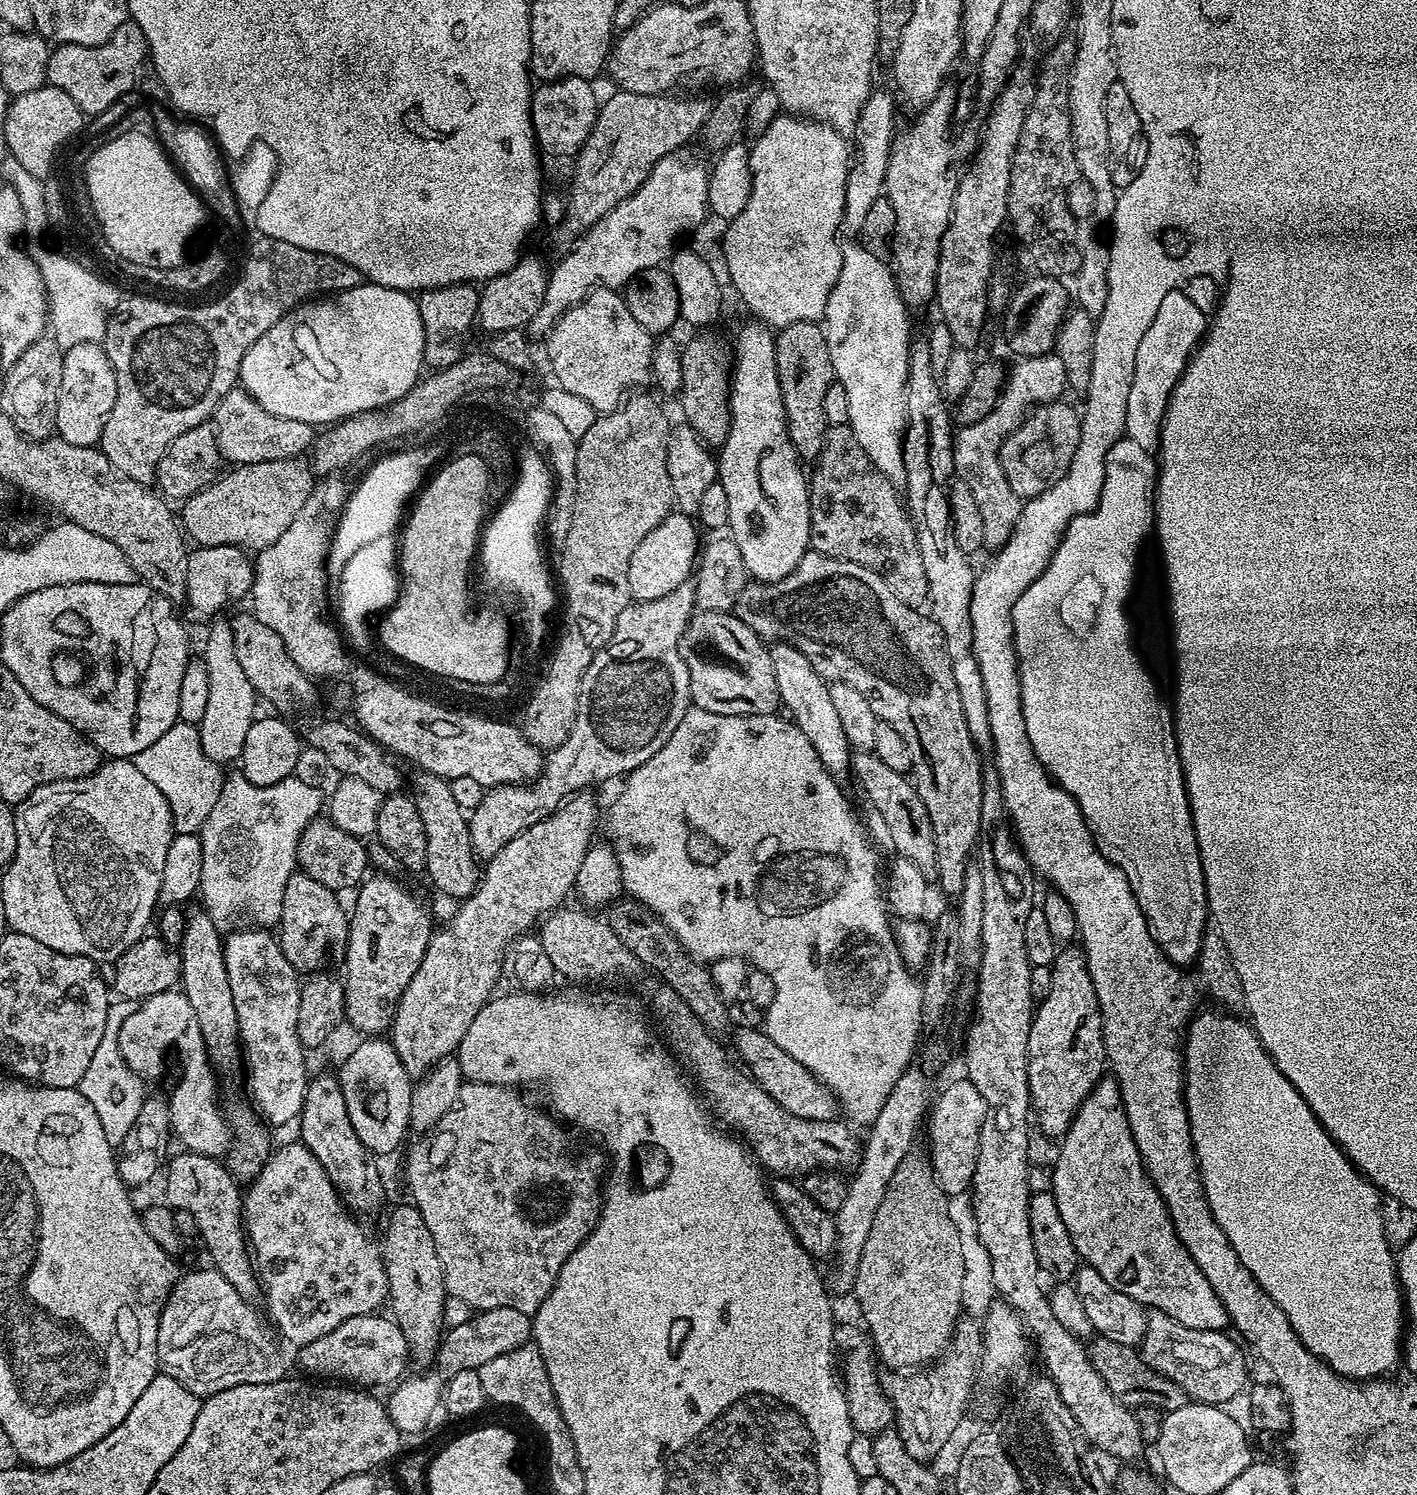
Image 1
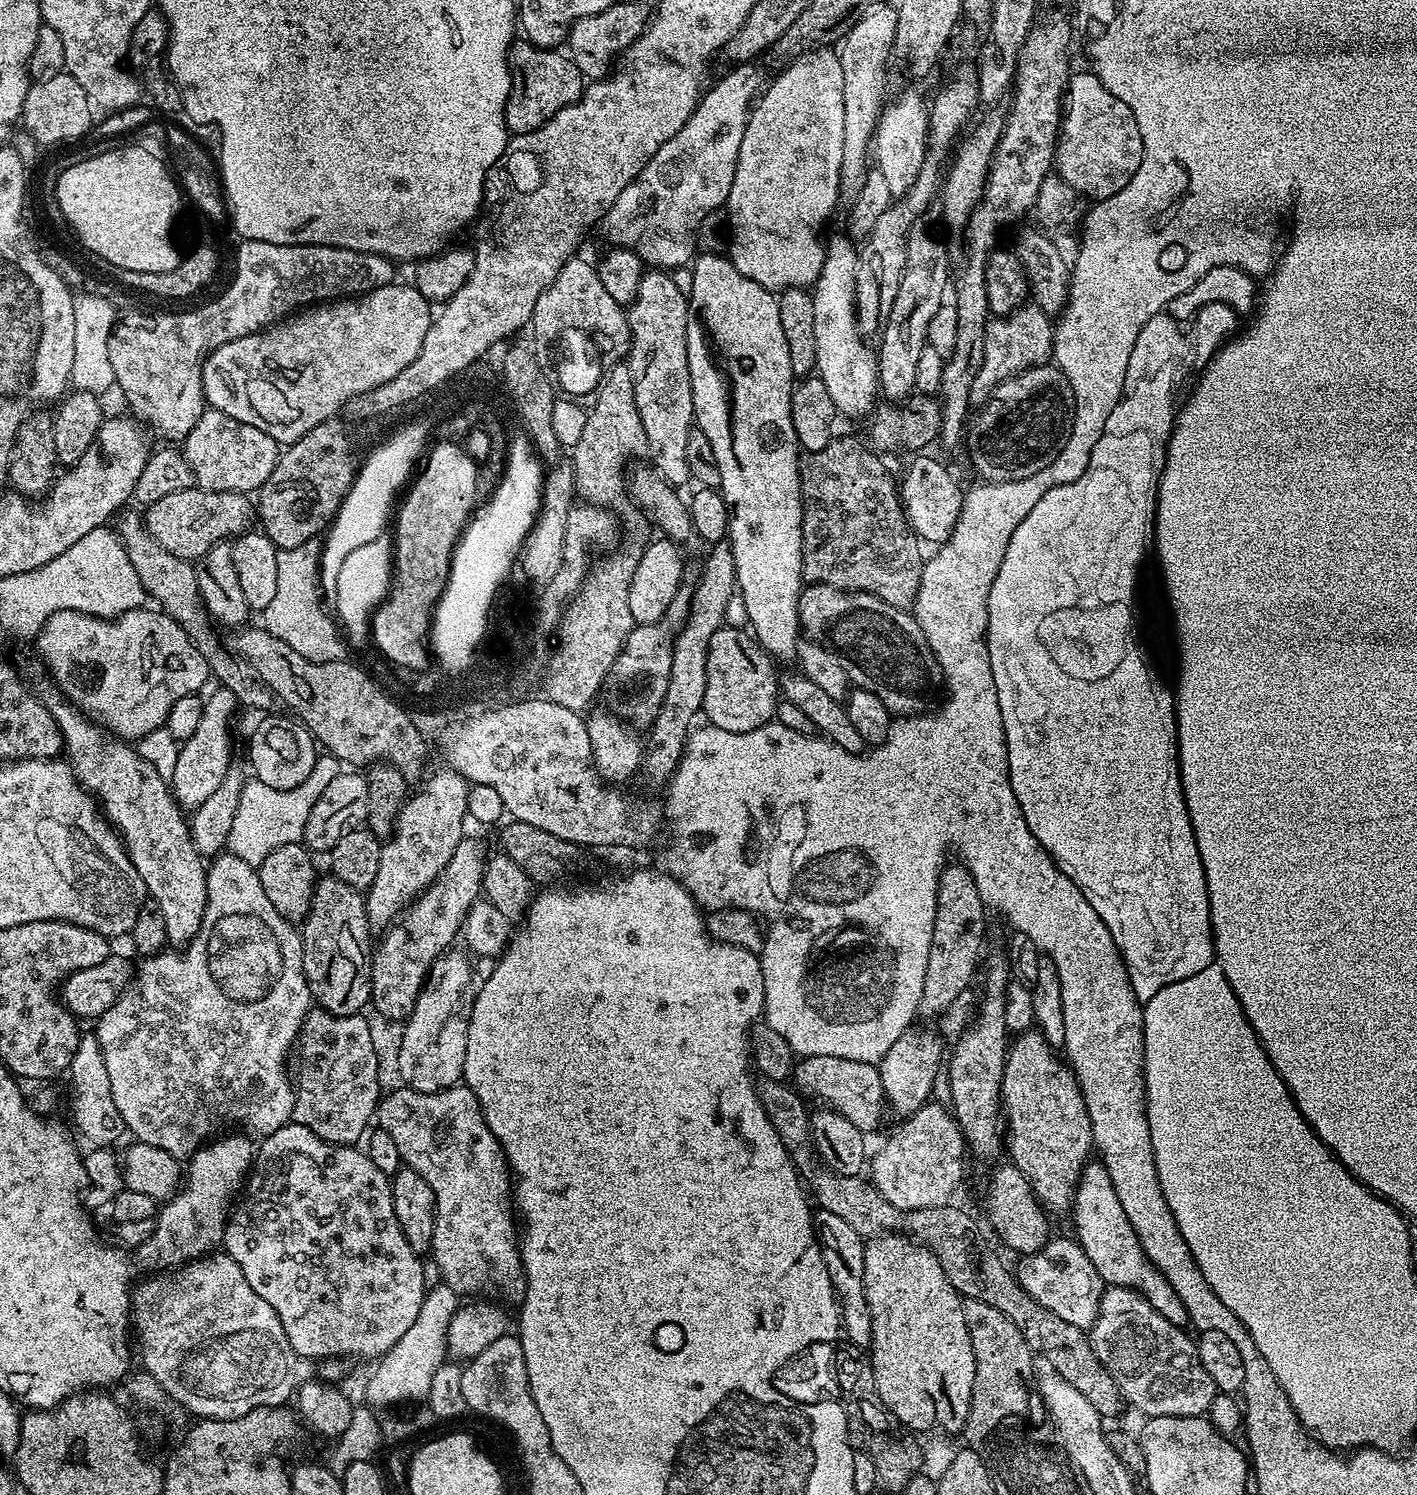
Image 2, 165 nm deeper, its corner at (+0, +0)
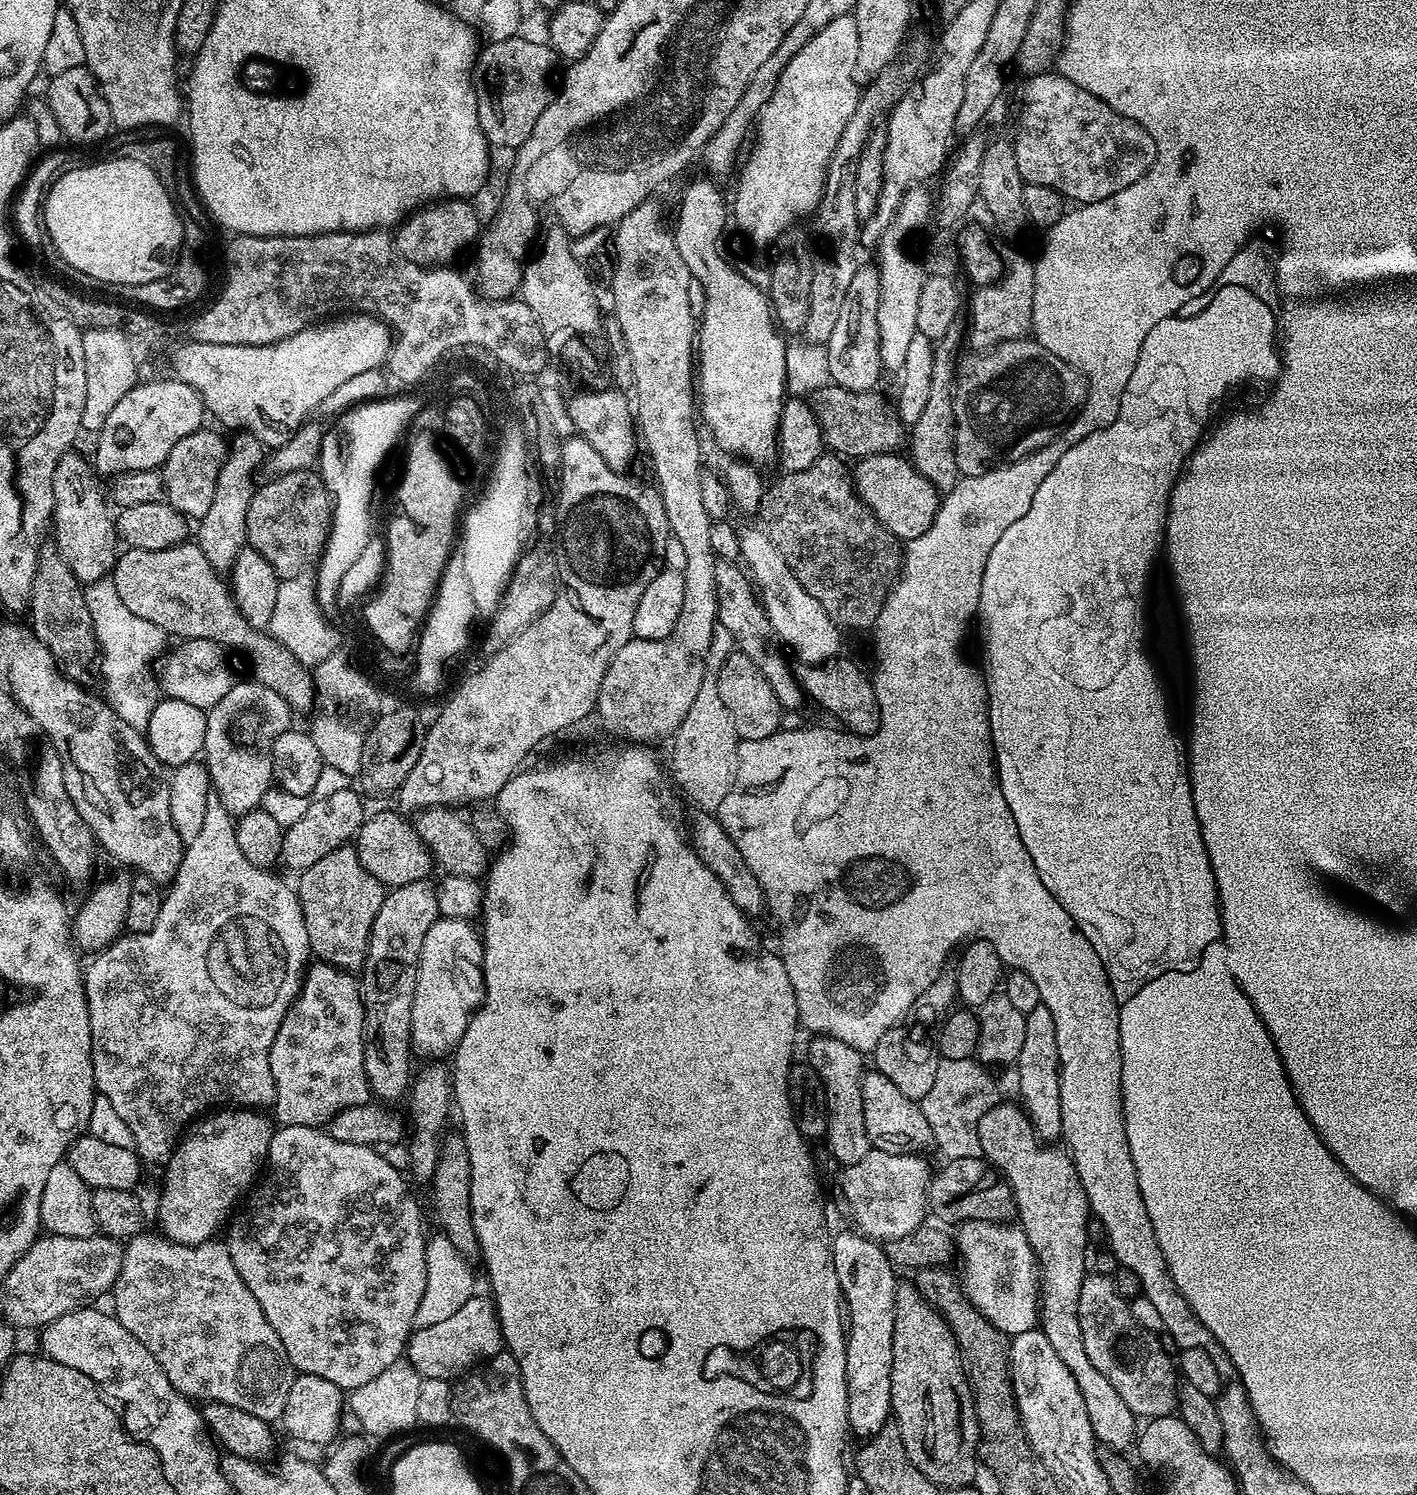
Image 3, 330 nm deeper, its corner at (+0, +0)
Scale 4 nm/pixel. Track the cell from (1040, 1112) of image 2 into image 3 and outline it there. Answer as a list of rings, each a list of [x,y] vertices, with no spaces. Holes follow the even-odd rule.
[[[999,1102],[993,1108],[986,1110],[978,1122],[977,1138],[983,1159],[987,1160],[1012,1188],[1012,1197],[1016,1203],[1015,1219],[1018,1221],[1018,1227],[1023,1230],[1024,1237],[1028,1239],[1028,1245],[1036,1254],[1038,1276],[1042,1281],[1042,1291],[1038,1296],[1038,1328],[1046,1334],[1050,1346],[1054,1346],[1054,1354],[1058,1354],[1062,1366],[1066,1366],[1066,1370],[1078,1384],[1097,1441],[1106,1448],[1126,1450],[1124,1448],[1130,1447],[1131,1444],[1133,1447],[1137,1439],[1138,1418],[1132,1413],[1130,1406],[1122,1402],[1118,1390],[1110,1386],[1109,1380],[1103,1374],[1098,1374],[1098,1366],[1090,1362],[1090,1358],[1086,1355],[1086,1345],[1082,1343],[1082,1326],[1078,1322],[1078,1294],[1082,1290],[1082,1282],[1086,1275],[1084,1251],[1088,1248],[1088,1220],[1090,1221],[1088,1199],[1082,1190],[1082,1182],[1072,1164],[1071,1155],[1063,1147],[1052,1148],[1056,1146],[1045,1146],[1041,1143],[1036,1129],[1032,1127],[1032,1121],[1015,1103],[1013,1104]]]

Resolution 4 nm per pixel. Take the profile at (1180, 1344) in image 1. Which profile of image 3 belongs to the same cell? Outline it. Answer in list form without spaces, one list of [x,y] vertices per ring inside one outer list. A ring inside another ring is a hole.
[[[1108,1274],[1085,1275],[1082,1282],[1082,1290],[1078,1294],[1078,1322],[1082,1326],[1082,1343],[1086,1345],[1086,1355],[1094,1366],[1098,1366],[1098,1374],[1103,1374],[1110,1386],[1118,1390],[1122,1402],[1130,1406],[1137,1418],[1151,1418],[1153,1416],[1171,1416],[1177,1411],[1179,1398],[1178,1368],[1168,1357],[1166,1349],[1160,1345],[1160,1340],[1152,1332],[1147,1332],[1142,1325],[1136,1321],[1134,1313],[1128,1309],[1126,1301],[1120,1297],[1116,1284]]]

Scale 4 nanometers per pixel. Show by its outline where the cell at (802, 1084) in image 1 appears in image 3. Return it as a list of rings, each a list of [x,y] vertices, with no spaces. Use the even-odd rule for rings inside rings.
[[[870,1070],[861,1077],[860,1092],[863,1094],[863,1120],[866,1122],[867,1138],[869,1145],[880,1152],[893,1152],[894,1154],[902,1154],[910,1152],[913,1154],[925,1151],[926,1146],[930,1146],[932,1134],[930,1125],[926,1121],[926,1117],[920,1110],[919,1103],[905,1097],[898,1086],[894,1082],[890,1082],[881,1072]]]

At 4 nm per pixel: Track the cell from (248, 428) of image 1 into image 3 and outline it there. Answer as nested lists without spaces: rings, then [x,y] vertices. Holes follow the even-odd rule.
[[[208,426],[201,427],[194,434],[186,434],[186,438],[174,442],[174,450],[170,450],[162,465],[164,500],[186,518],[204,516],[206,510],[210,510],[210,502],[214,502],[214,486],[218,482],[218,470],[225,455],[226,440],[218,433],[211,432]]]

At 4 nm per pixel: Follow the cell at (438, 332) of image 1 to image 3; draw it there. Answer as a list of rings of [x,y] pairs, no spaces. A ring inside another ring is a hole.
[[[444,198],[416,209],[395,229],[396,251],[410,262],[425,266],[448,266],[467,244],[475,245],[482,231],[476,208],[464,198]]]

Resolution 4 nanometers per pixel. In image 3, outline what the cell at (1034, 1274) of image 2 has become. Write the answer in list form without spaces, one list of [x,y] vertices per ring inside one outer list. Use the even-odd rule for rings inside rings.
[[[976,1220],[959,1225],[954,1248],[960,1251],[958,1283],[964,1297],[988,1321],[1011,1338],[1033,1331],[1038,1324],[1038,1265],[1023,1230],[1004,1224],[979,1224]]]

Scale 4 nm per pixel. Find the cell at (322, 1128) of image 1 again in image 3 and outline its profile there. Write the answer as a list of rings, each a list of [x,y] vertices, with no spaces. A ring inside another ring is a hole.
[[[309,963],[304,985],[282,1018],[278,1034],[274,1034],[274,1042],[270,1046],[270,1074],[276,1087],[274,1120],[280,1126],[324,1126],[342,1110],[369,1103],[368,1079],[364,1069],[364,1002],[361,985],[353,973],[335,968],[332,964]]]

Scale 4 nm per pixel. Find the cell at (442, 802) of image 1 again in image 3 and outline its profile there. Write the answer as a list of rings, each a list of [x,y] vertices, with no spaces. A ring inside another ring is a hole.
[[[185,542],[175,544],[166,550],[138,550],[137,548],[125,547],[117,555],[116,564],[112,567],[110,579],[114,590],[118,590],[118,598],[126,605],[126,610],[138,614],[138,618],[146,618],[146,622],[154,622],[154,626],[161,628],[169,637],[180,636],[181,641],[185,640],[213,640],[225,650],[233,653],[241,652],[248,659],[252,667],[251,679],[255,683],[274,690],[274,694],[280,694],[284,701],[292,707],[293,713],[300,714],[313,707],[313,673],[299,664],[286,650],[286,646],[279,644],[267,631],[259,628],[251,628],[244,621],[243,614],[236,606],[229,585],[222,581],[221,573],[206,562],[206,554],[202,554],[199,543]]]

